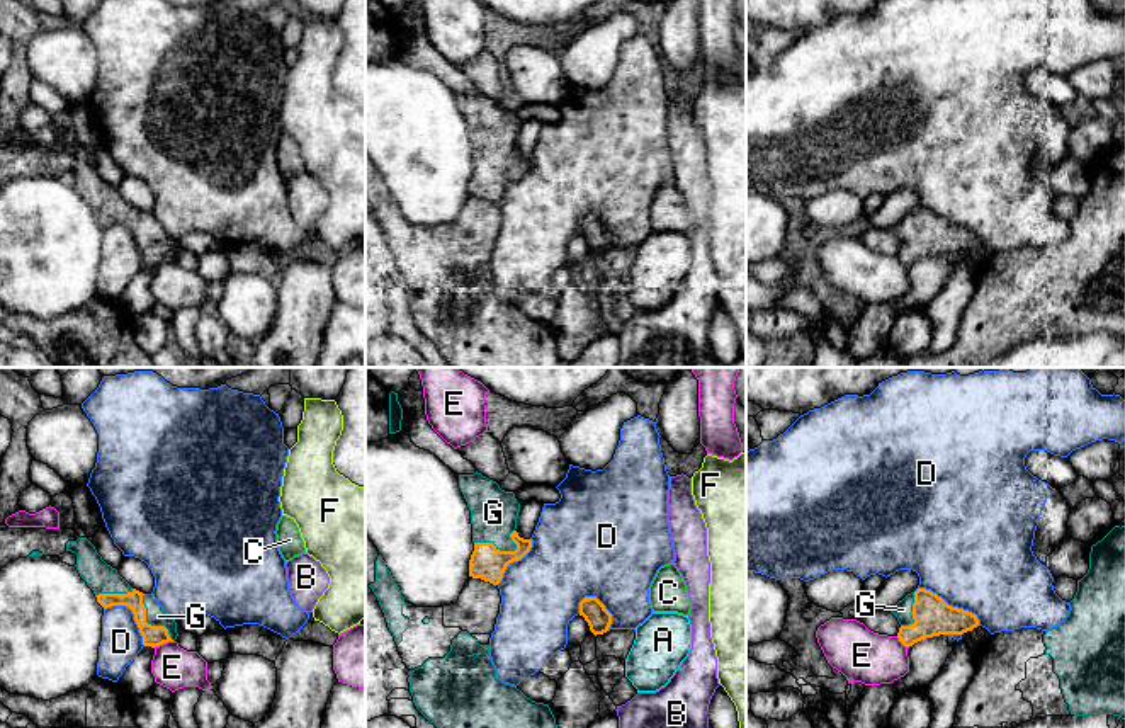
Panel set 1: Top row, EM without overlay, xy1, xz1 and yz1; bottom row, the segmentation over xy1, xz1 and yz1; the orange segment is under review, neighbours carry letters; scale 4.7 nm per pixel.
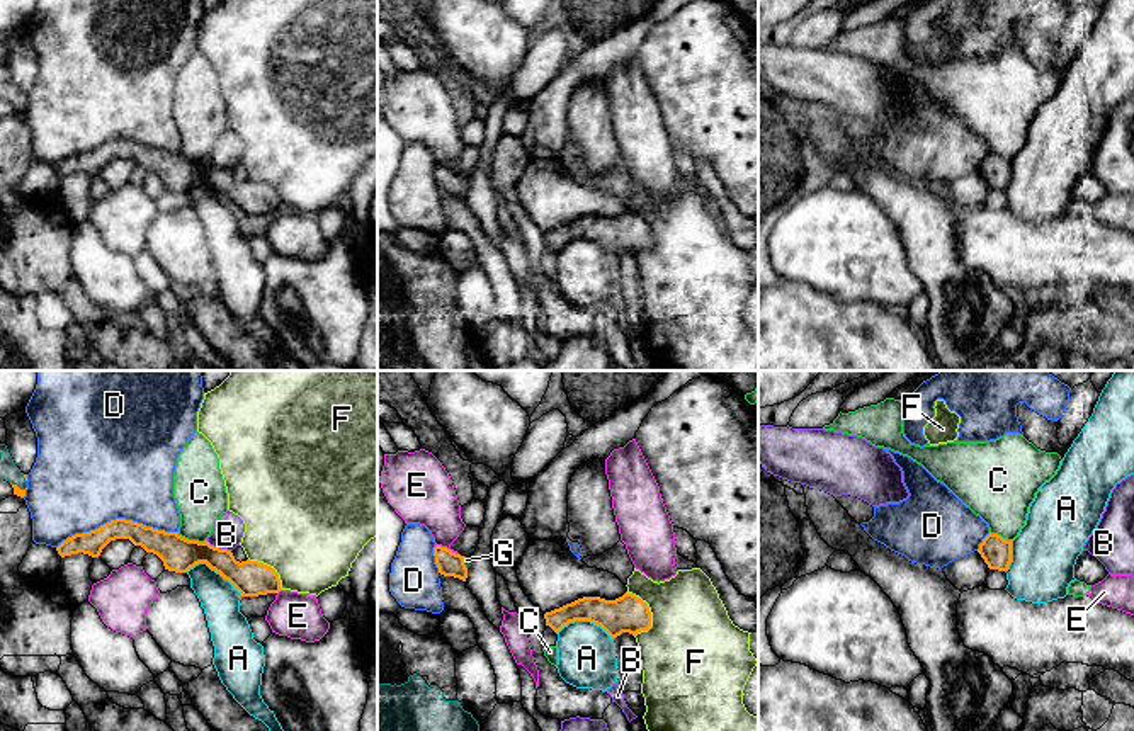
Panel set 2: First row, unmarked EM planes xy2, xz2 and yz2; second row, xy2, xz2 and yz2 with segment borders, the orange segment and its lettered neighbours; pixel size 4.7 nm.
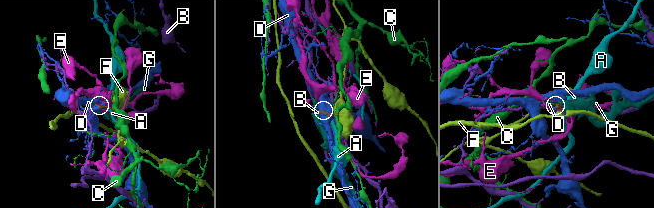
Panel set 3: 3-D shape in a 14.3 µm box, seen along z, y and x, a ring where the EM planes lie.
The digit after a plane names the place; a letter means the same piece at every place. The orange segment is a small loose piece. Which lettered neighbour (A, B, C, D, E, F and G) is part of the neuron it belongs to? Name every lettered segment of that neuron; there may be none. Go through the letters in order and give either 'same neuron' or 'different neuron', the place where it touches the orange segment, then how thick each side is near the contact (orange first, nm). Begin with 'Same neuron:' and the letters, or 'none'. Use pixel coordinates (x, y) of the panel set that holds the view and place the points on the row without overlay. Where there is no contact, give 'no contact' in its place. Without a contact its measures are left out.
Same neuron: G
A: different neuron; meets orange in xy2 at (215, 189); 170 nm thick on the orange side, 180 nm on the other
B: different neuron; meets orange in xy2 at (218, 167); 170 nm thick on the orange side, 140 nm on the other
C: different neuron; meets orange in xy2 at (192, 160); 170 nm thick on the orange side, 240 nm on the other
D: different neuron; meets orange in xy2 at (116, 138); 120 nm thick on the orange side, 500 nm on the other
E: different neuron; meets orange in xz2 at (446, 167); 120 nm thick on the orange side, 260 nm on the other
F: different neuron; meets orange in xz2 at (650, 232); 180 nm thick on the orange side, 420 nm on the other
G: same neuron; meets orange in xz1 at (495, 165); 160 nm thick on the orange side, 220 nm on the other

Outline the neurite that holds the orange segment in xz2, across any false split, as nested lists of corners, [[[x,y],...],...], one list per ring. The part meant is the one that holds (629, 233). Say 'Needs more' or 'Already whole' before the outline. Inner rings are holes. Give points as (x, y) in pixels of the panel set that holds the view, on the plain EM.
Already whole. [[[632,212],[615,219],[583,216],[544,233],[546,245],[556,253],[575,240],[590,240],[600,245],[612,258],[622,252],[636,255],[651,246],[651,231],[646,221]]]

